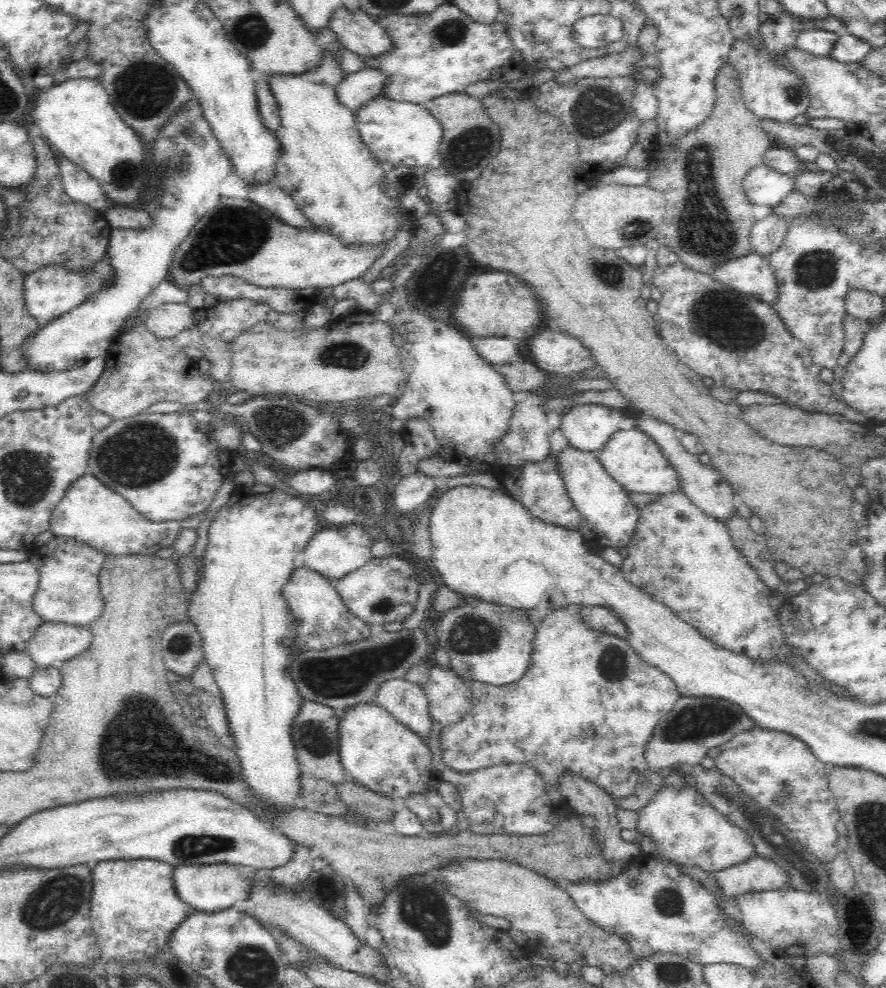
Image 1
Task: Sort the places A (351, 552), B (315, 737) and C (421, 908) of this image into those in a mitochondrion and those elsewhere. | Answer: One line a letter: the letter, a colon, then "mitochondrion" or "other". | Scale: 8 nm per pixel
A: other
B: mitochondrion
C: mitochondrion

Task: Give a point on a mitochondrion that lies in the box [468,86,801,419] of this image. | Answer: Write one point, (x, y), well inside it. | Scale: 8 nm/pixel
(706, 234)

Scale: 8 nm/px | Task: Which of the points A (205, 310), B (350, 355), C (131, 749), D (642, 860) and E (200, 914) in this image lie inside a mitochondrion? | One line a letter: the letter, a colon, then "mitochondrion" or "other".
A: other
B: mitochondrion
C: mitochondrion
D: other
E: other

